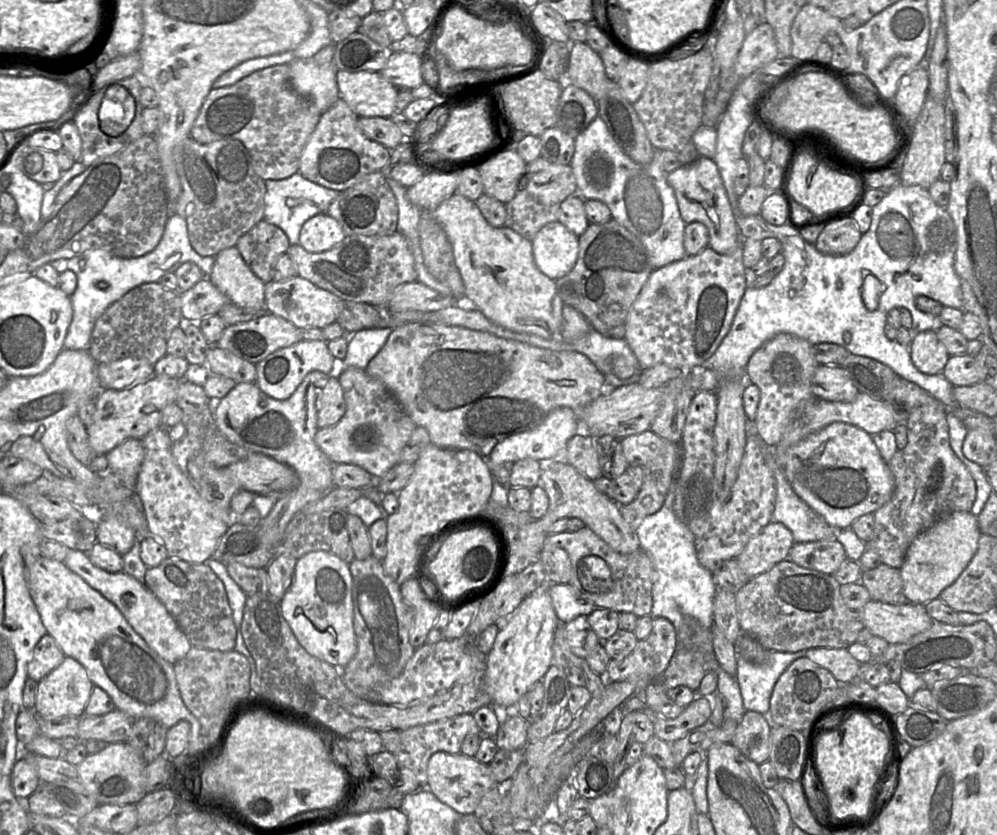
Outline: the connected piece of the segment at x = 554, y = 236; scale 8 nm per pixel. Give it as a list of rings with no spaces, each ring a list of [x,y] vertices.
[[[561,222],[543,226],[532,240],[533,258],[537,268],[552,280],[568,274],[578,258],[579,237]]]

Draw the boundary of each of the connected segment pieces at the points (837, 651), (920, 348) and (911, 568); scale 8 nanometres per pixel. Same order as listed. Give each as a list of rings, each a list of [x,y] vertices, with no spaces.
[[[810,648],[805,657],[830,671],[839,684],[849,684],[860,676],[861,664],[846,648]]]
[[[935,330],[917,334],[909,346],[909,352],[914,366],[928,375],[943,372],[950,357]]]
[[[955,511],[940,517],[931,527],[917,535],[908,547],[900,568],[903,590],[908,603],[924,605],[939,598],[941,592],[957,580],[974,557],[980,534],[976,516],[971,512]]]

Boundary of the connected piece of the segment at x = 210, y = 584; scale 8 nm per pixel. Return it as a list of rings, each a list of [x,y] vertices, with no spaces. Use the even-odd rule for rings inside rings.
[[[168,556],[158,566],[147,568],[144,584],[165,606],[192,646],[234,650],[236,628],[225,587],[206,563],[191,563]]]

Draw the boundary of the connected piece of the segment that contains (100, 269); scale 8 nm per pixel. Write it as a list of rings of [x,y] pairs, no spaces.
[[[175,213],[170,214],[163,236],[156,248],[143,256],[119,258],[105,250],[94,249],[85,251],[73,258],[50,262],[50,265],[59,274],[70,270],[77,277],[76,290],[70,296],[73,317],[64,340],[63,349],[88,351],[95,323],[109,306],[141,284],[158,282],[162,276],[175,272],[185,262],[195,263],[203,272],[204,277],[207,277],[212,272],[215,257],[201,256],[193,249],[189,241],[186,221]]]

